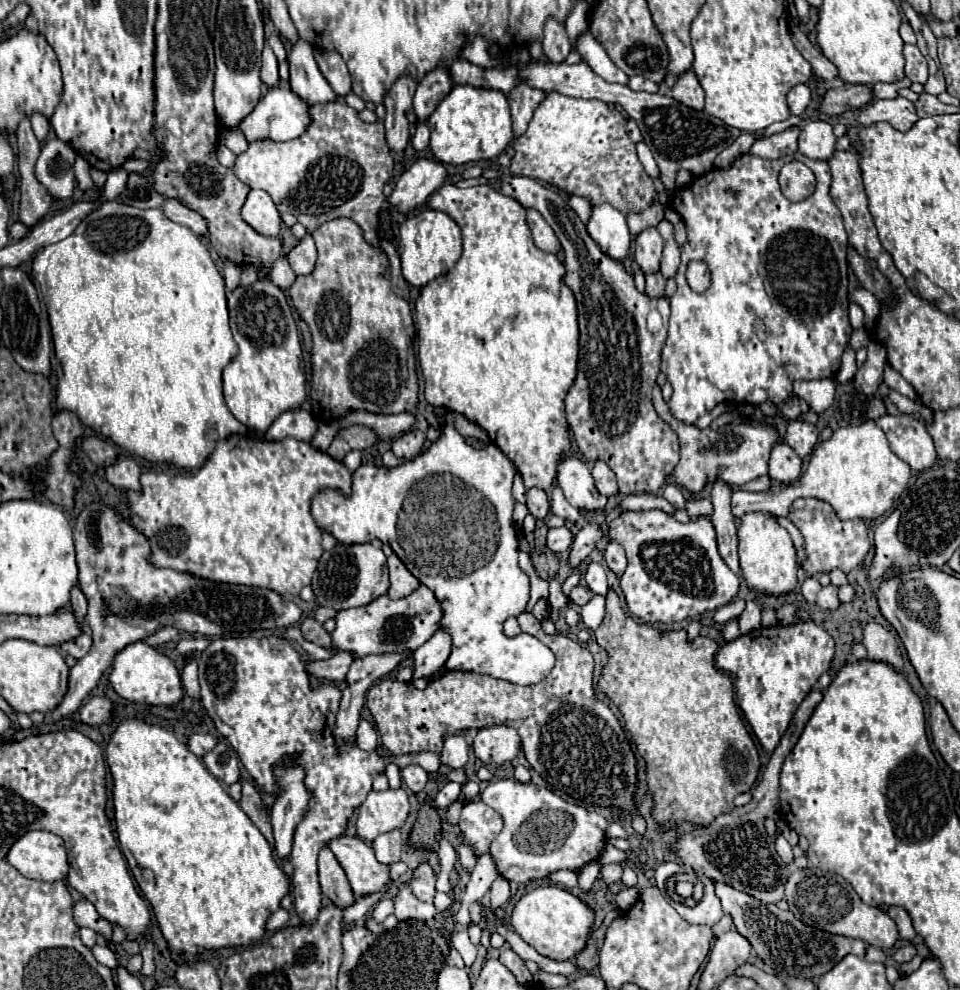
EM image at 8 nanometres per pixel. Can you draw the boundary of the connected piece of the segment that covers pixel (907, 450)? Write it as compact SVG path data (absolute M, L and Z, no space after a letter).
M910 414L882 416L876 424L884 430L892 452L910 464L914 472L922 472L936 462L934 444L926 426Z

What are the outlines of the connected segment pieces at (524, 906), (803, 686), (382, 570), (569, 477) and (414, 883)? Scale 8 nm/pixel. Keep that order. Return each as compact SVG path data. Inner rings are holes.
M542 886L522 896L512 912L512 926L524 942L534 946L542 956L552 960L570 960L586 946L590 928L594 924L594 910L584 904L578 896L558 888Z
M812 620L792 626L772 626L752 630L716 654L716 666L736 676L736 698L752 732L766 752L778 746L798 704L808 696L816 680L830 668L834 656L832 636Z
M336 544L332 550L326 550L318 562L318 570L312 576L312 590L316 594L316 602L320 606L330 606L336 612L344 608L356 608L370 604L374 598L382 596L388 590L388 568L386 568L386 556L380 548L374 548L372 544Z
M564 458L558 464L558 486L562 488L566 500L578 510L598 510L606 506L606 496L602 496L590 476L588 466L578 458Z
M422 862L414 872L412 872L412 878L408 880L414 896L422 902L432 902L434 896L436 896L436 872L434 868L428 864L428 862Z

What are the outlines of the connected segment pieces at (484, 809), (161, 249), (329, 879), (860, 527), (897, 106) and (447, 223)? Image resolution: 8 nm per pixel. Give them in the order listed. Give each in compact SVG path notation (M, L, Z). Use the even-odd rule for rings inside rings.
M472 800L462 808L458 826L464 834L464 840L474 848L474 852L484 854L488 852L492 840L500 834L502 818L482 800Z
M104 202L100 208L96 208L90 216L86 216L80 222L74 234L42 250L33 259L31 275L46 302L48 316L50 316L54 354L56 359L60 360L61 369L56 373L58 376L58 384L55 387L56 410L76 412L84 426L92 428L96 434L108 436L114 444L118 444L130 454L136 454L152 462L170 462L180 468L202 466L202 462L206 462L206 458L210 456L210 450L214 450L214 444L218 440L228 438L232 434L248 432L246 426L240 424L232 416L222 396L222 370L238 354L238 346L228 326L224 278L216 270L208 248L190 228L168 220L162 214L162 210L140 210L140 208L120 204L120 202ZM210 424L216 426L212 432L208 432Z
M324 846L318 854L318 878L320 878L322 892L332 902L338 902L338 906L342 906L342 908L354 904L354 894L350 890L350 882L344 874L340 862L336 860L334 852L328 846Z
M798 498L792 502L788 518L804 536L806 558L800 564L808 574L824 574L834 568L850 572L862 564L866 552L870 550L868 526L864 520L840 520L828 502L816 498Z
M898 96L894 100L876 100L874 104L860 110L858 122L862 126L872 126L876 122L890 122L896 130L906 132L918 122L916 108L910 100Z
M422 210L416 216L410 216L400 226L400 260L402 276L414 288L424 288L434 278L446 274L462 254L462 236L458 224L444 212Z

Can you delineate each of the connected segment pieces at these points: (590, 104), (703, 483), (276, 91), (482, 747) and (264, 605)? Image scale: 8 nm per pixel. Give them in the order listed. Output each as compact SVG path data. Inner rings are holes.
M548 92L528 122L528 130L514 142L514 150L512 174L544 180L568 194L588 198L592 206L608 202L622 214L630 214L654 204L654 182L644 172L634 142L626 134L626 118L618 110L610 112L600 100Z
M656 384L652 390L652 402L658 412L658 416L672 426L672 430L678 434L680 440L680 462L674 468L676 484L686 488L692 496L698 496L710 482L722 480L726 484L742 486L746 482L752 482L760 476L768 474L768 456L774 446L774 442L780 440L776 428L770 424L752 424L752 422L738 422L728 424L720 428L706 428L700 430L696 426L686 426L684 422L678 422L664 402L660 394L660 386Z
M276 86L270 88L268 94L258 100L254 110L236 128L246 136L248 142L256 142L264 138L270 138L274 142L284 142L284 140L298 138L298 134L302 134L302 130L306 130L308 124L310 124L308 104L304 104L292 90Z
M492 726L478 730L472 742L476 758L480 758L486 766L496 764L502 766L516 758L520 750L520 736L512 726Z
M92 502L88 504L76 522L76 558L80 570L80 588L88 600L88 614L86 624L92 632L92 648L90 652L78 660L78 664L70 670L70 684L64 696L64 702L52 712L54 720L62 720L76 712L82 700L92 692L98 684L102 672L112 664L114 654L136 640L146 640L164 626L174 626L188 634L204 634L204 636L248 636L254 630L272 630L272 628L288 628L296 624L302 616L302 610L292 602L276 594L274 590L252 588L252 586L238 586L238 584L222 584L212 582L206 578L198 578L186 572L170 570L170 568L156 568L150 562L150 542L148 538L136 530L122 514L114 508Z

